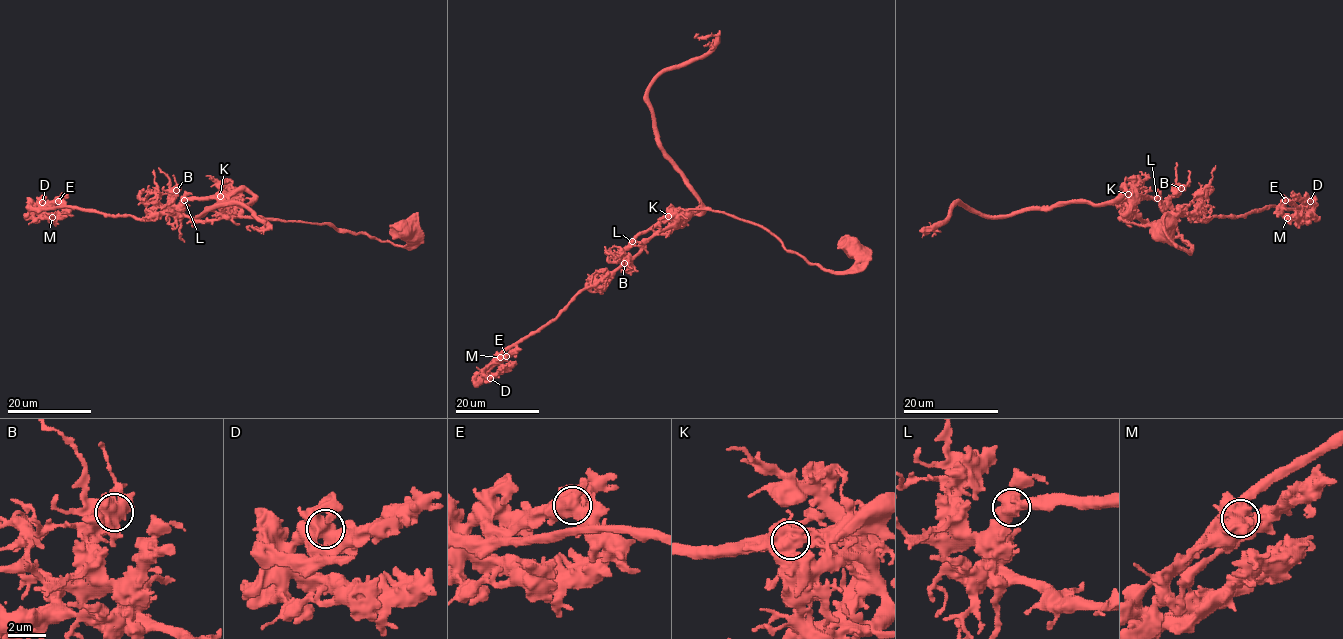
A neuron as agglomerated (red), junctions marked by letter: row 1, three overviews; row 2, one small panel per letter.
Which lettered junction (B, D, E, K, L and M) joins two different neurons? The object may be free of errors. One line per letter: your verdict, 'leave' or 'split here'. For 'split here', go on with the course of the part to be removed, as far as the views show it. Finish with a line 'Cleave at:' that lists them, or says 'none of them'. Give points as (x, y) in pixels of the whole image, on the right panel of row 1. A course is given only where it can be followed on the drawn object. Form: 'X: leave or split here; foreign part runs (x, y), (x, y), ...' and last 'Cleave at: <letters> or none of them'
B: leave
D: leave
E: leave
K: split here; foreign part runs (1128, 194), (1125, 187), (1117, 199), (1104, 202), (1059, 202), (997, 217), (983, 217), (957, 203), (923, 233)
L: leave
M: leave
Cleave at: K

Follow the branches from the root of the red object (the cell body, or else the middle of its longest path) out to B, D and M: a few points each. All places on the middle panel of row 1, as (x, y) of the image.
B: (852, 244), (855, 263), (829, 272), (756, 224), (689, 210), (641, 232), (619, 255), (624, 263)
D: (852, 244), (855, 263), (829, 272), (756, 224), (689, 210), (508, 346), (490, 378)
M: (852, 244), (857, 242), (855, 263), (829, 272), (756, 224), (689, 210), (500, 357)

